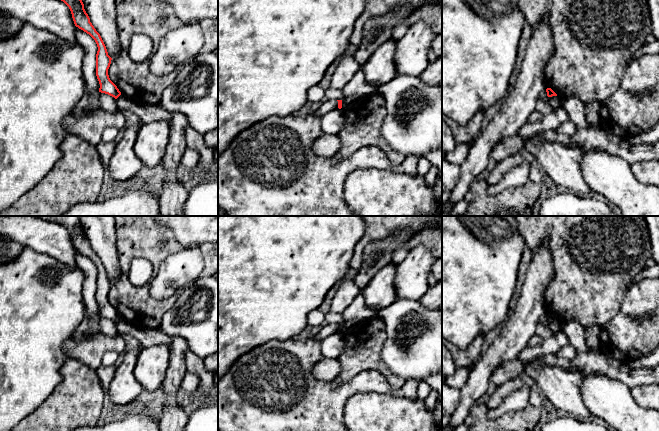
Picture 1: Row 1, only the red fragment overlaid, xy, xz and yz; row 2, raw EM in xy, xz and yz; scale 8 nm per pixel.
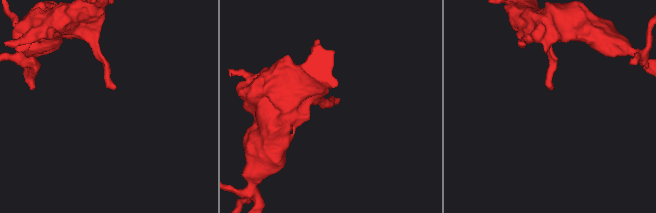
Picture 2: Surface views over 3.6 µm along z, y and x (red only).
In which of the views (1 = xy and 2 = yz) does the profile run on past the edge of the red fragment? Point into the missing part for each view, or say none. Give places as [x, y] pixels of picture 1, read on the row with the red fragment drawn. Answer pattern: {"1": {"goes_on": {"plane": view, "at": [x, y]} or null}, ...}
{"1": {"goes_on": null}, "2": {"goes_on": null}}

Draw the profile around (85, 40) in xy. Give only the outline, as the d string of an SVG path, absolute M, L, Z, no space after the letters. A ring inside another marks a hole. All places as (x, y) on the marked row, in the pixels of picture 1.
M76 26L75 32L78 44L85 49L82 70L87 89L92 92L99 92L100 84L96 76L97 44L89 34Z

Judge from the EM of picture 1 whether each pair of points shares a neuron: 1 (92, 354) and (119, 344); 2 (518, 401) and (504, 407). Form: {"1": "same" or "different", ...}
{"1": "same", "2": "same"}

